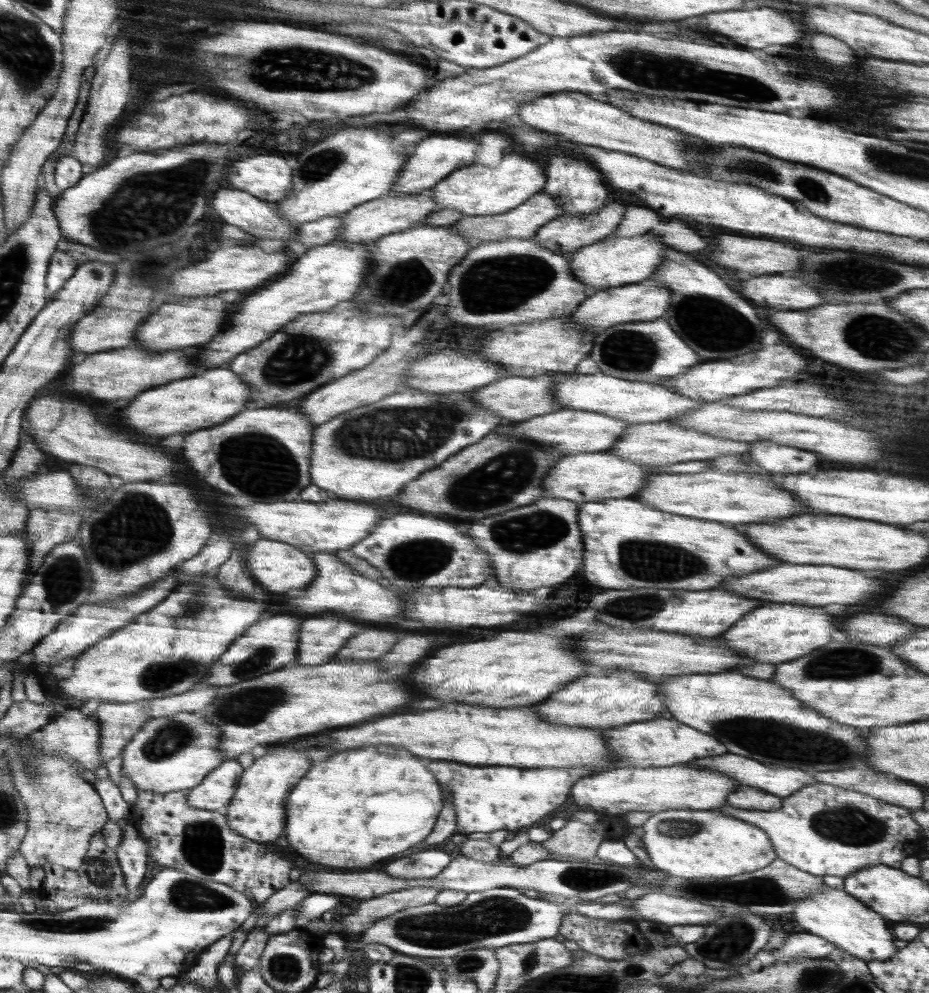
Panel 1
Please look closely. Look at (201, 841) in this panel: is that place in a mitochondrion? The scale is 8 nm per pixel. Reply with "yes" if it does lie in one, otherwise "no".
yes

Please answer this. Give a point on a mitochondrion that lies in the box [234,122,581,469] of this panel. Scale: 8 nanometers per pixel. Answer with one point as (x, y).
(373, 436)

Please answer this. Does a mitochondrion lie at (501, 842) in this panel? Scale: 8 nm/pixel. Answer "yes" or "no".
no

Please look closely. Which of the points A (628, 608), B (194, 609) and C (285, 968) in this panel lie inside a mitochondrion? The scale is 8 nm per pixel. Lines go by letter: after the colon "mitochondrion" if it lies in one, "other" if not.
A: mitochondrion
B: mitochondrion
C: mitochondrion

